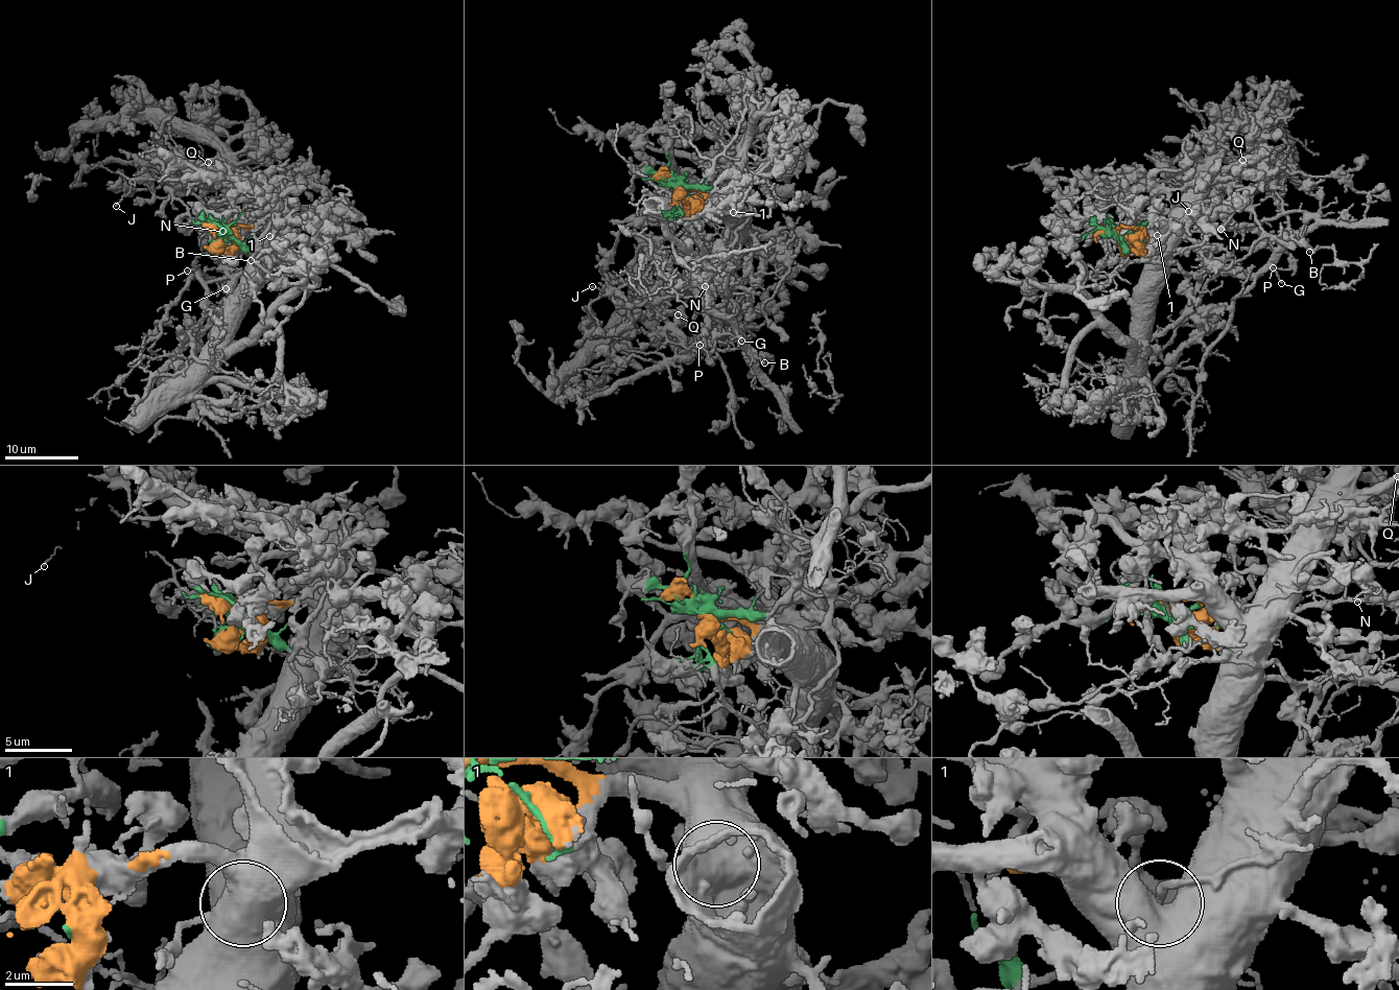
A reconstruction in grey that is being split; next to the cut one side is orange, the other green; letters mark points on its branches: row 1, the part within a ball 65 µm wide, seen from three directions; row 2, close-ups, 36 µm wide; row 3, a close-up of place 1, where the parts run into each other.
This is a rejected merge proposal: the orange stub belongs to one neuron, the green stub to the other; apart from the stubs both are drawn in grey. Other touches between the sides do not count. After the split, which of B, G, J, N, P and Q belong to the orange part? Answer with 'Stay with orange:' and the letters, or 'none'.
Stay with orange: Q

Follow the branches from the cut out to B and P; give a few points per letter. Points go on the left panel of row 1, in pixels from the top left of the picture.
B: (219, 231), (211, 251), (217, 242), (240, 231), (233, 230), (246, 218), (252, 248), (251, 261)
P: (219, 231), (211, 251), (240, 231), (233, 230), (246, 218), (249, 234), (232, 255), (215, 245), (188, 270)

